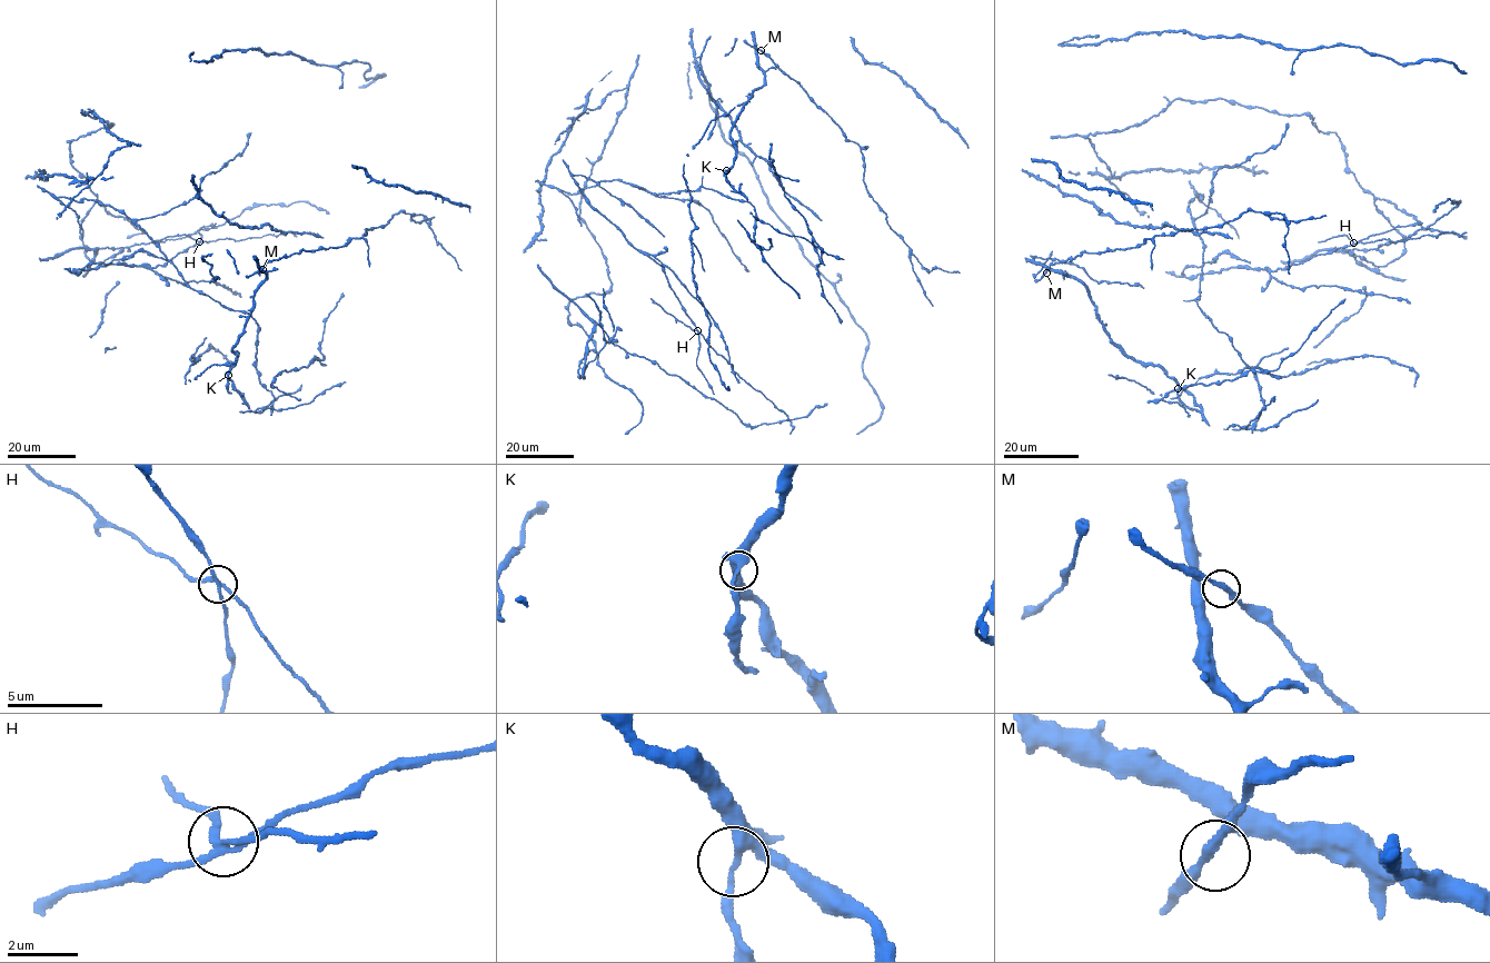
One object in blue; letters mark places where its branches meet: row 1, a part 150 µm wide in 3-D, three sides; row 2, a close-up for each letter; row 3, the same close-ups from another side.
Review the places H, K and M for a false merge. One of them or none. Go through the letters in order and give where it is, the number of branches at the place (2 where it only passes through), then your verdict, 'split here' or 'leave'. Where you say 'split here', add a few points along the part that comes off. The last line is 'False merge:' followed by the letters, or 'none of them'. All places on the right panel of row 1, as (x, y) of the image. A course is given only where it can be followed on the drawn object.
H: at (1353, 242); 4 branches meet; split here; foreign part runs (1353, 242), (1389, 239), (1401, 241), (1427, 235), (1466, 231)
K: at (1178, 388); 4 branches meet; leave
M: at (1046, 272); 3 branches meet; leave
False merge: H

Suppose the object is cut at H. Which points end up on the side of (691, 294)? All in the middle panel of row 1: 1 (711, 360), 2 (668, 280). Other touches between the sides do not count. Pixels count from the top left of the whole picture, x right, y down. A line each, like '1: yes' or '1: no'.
1: yes
2: yes

